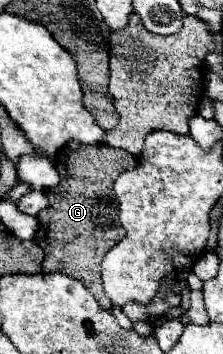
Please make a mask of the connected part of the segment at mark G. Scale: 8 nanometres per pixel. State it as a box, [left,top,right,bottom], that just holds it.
[35,140,137,310]

